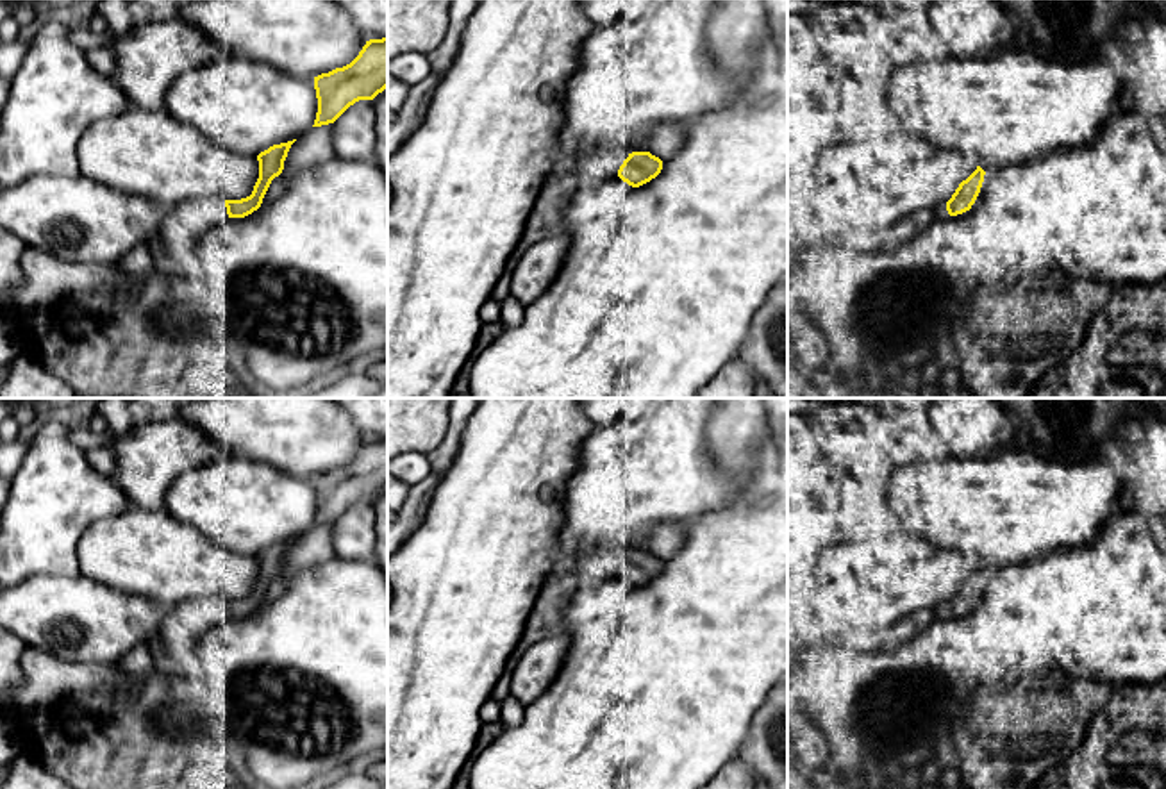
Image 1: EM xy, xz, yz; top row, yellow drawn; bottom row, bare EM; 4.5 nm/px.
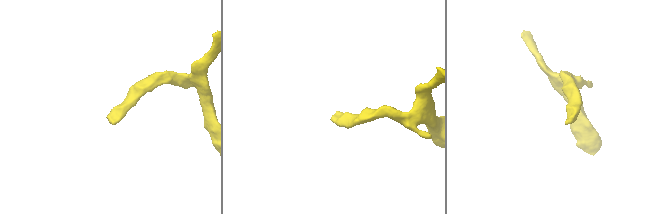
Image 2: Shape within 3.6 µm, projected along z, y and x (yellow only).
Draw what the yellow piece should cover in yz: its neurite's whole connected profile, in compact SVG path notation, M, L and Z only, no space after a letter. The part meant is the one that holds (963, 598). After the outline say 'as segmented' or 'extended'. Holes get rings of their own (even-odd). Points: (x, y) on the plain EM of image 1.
M977 566L977 569L959 584L948 602L939 603L934 610L930 610L932 621L941 621L970 610L980 593L984 575L986 571Z | extended

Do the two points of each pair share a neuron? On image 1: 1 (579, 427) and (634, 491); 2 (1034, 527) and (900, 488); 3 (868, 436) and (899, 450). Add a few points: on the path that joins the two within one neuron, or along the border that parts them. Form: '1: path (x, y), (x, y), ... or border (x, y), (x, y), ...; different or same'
1: border (599, 427), (581, 445), (579, 465), (572, 475); different
2: path (1000, 507), (934, 500); same
3: path (875, 441), (891, 443); same

